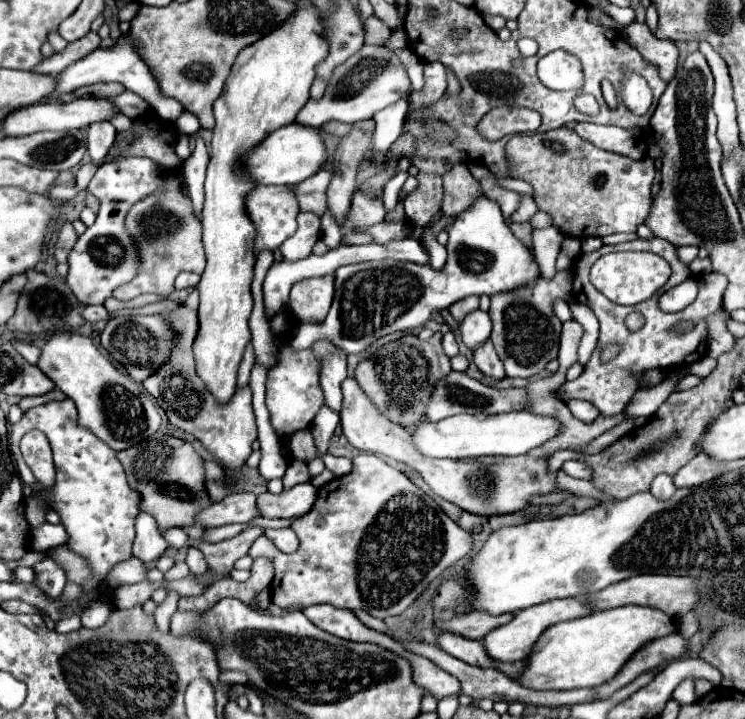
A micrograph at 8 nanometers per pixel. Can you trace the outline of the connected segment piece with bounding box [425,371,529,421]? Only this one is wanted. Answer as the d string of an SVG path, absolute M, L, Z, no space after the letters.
M451 371L445 379L441 379L441 383L437 383L429 407L425 409L425 415L429 421L441 421L445 417L459 413L505 413L505 411L519 411L525 407L529 407L529 397L525 387L509 387L509 389L487 387L465 373Z

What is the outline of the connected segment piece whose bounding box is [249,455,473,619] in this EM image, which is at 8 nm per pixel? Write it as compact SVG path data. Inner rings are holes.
M377 455L355 457L349 475L333 479L331 485L323 485L313 509L293 523L293 531L299 537L299 549L291 555L281 553L265 535L249 549L253 559L265 557L273 563L275 577L271 583L271 599L281 609L331 603L351 611L365 611L377 619L401 615L433 579L473 553L471 533L461 529L429 495Z

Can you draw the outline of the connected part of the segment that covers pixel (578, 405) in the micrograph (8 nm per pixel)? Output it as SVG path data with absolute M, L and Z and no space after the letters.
M571 399L571 401L567 403L567 407L569 407L571 413L573 413L579 421L583 421L583 423L589 423L589 421L593 421L593 419L599 415L597 407L593 407L593 405L587 403L587 401L579 401L579 399Z

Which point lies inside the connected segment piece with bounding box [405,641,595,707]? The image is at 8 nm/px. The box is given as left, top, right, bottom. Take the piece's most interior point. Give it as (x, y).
(476, 682)

